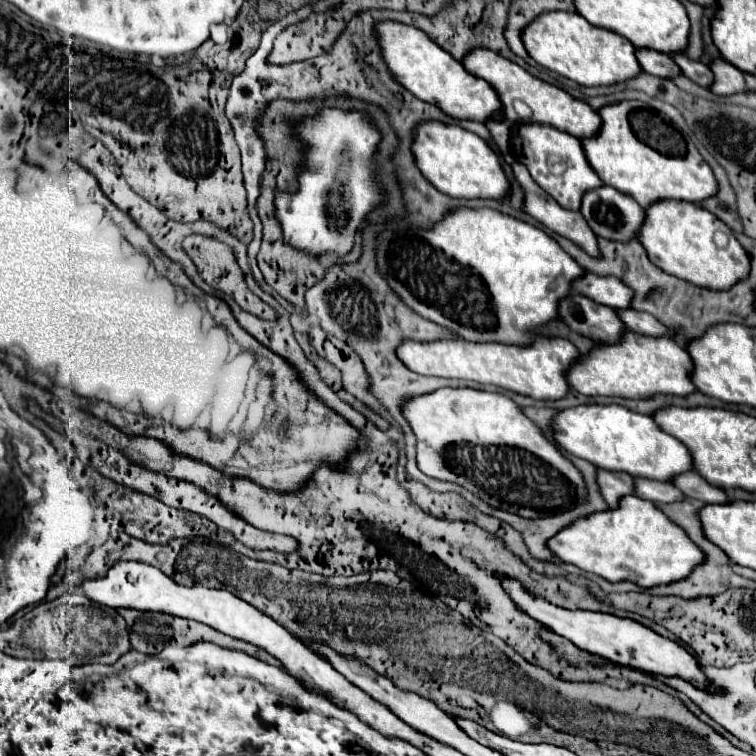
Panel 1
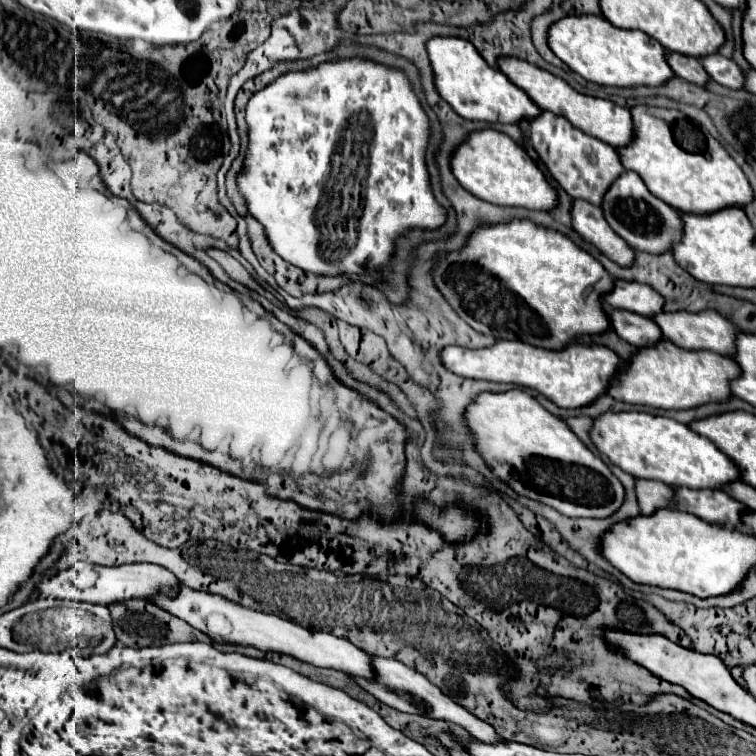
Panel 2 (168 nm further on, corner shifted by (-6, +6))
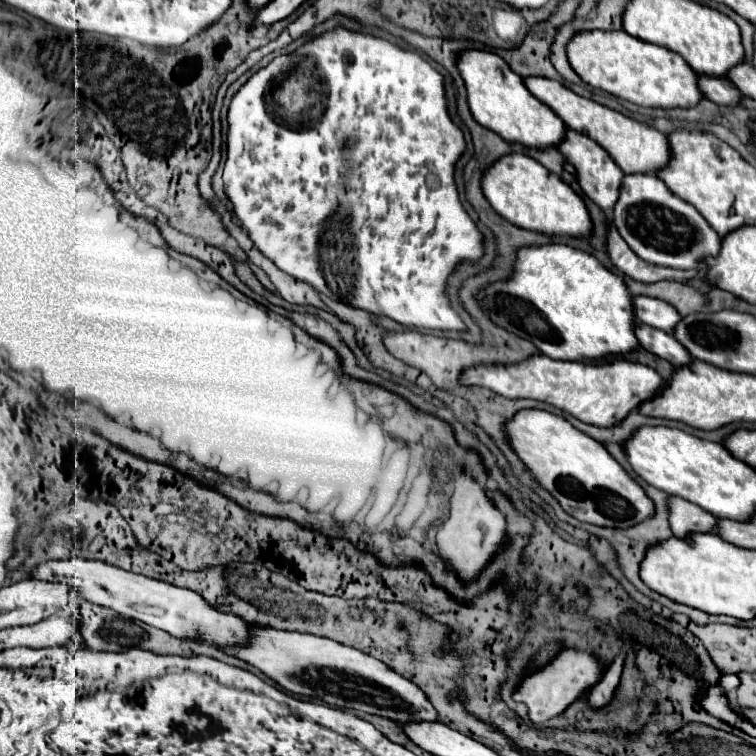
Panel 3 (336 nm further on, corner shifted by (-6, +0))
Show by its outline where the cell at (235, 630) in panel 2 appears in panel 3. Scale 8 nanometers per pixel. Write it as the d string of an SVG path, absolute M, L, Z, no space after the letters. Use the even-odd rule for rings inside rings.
M66 559L66 561L46 561L40 563L32 573L30 579L52 581L52 583L66 583L72 591L76 591L82 599L114 609L116 613L144 621L156 629L162 629L174 637L202 637L218 647L222 645L238 645L244 643L248 637L248 623L232 613L222 613L210 607L198 593L174 587L166 581L156 581L144 575L136 575L132 571L124 571L114 565L106 565L102 561L88 561L88 559Z

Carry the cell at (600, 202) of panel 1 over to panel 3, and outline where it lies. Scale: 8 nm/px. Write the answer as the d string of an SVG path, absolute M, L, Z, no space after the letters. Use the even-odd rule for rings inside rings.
M654 173L626 175L620 189L620 199L614 205L614 225L630 249L652 265L672 269L706 271L706 257L714 257L720 251L720 235L708 225L708 221L686 201L670 193L666 183Z

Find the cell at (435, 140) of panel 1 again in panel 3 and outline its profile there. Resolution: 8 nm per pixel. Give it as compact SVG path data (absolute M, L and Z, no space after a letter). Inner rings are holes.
M512 153L498 159L486 169L482 177L482 189L490 205L516 227L544 235L568 235L578 239L592 233L592 219L584 199L556 173L548 171L528 155Z

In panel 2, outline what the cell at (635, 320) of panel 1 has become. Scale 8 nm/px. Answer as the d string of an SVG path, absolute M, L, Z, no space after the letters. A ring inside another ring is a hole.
M716 311L658 313L658 315L654 315L654 321L660 327L664 339L672 341L674 345L678 345L682 349L706 349L706 351L714 351L720 355L732 355L734 353L734 339L740 333L740 329L736 329L724 315L720 315Z

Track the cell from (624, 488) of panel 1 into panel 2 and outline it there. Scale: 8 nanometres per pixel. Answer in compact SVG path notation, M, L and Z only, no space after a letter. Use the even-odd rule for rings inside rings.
M634 479L634 491L638 499L638 507L642 507L642 515L650 515L660 507L672 505L672 487L666 483L658 483L654 479Z

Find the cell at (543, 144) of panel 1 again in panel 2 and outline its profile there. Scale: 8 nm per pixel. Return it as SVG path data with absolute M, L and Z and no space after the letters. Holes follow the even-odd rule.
M550 111L540 113L530 123L530 141L542 163L546 165L552 179L572 197L584 199L592 205L600 205L602 195L614 183L614 179L624 171L614 147L606 145L600 139L594 139L580 129L572 127L564 117Z

